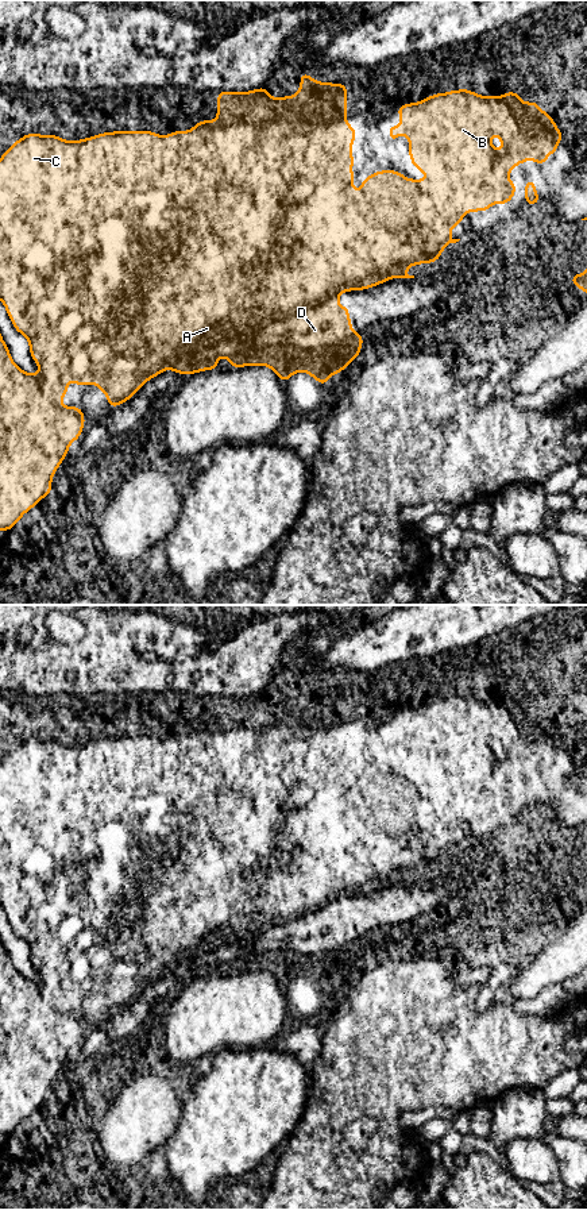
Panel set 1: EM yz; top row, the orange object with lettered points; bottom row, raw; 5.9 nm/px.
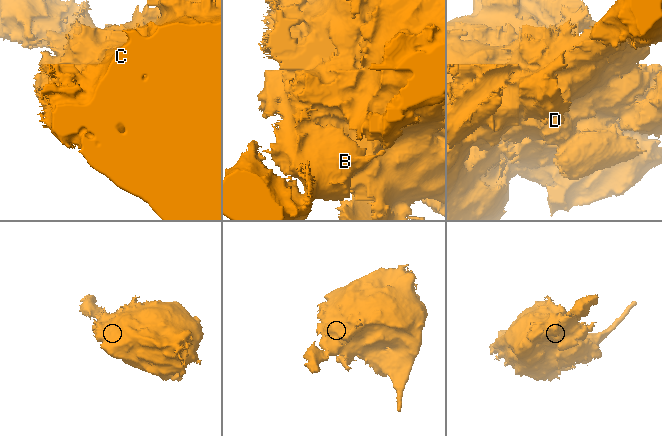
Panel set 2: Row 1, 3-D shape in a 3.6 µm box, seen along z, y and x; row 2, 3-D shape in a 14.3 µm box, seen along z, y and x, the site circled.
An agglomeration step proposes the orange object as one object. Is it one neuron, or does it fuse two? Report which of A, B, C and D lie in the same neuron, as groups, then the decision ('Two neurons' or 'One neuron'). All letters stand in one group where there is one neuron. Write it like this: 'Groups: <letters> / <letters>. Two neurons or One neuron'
Groups: A B C / D. Two neurons

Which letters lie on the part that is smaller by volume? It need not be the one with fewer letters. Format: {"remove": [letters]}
{"remove": ["D"]}

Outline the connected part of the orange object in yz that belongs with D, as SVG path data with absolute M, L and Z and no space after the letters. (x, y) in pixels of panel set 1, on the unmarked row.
M339 899L296 918L273 920L266 914L255 920L250 925L250 932L242 937L246 945L236 949L231 957L231 972L269 971L283 987L293 979L305 976L325 991L332 978L337 982L340 975L347 975L350 967L359 964L363 952L363 939L352 936L350 913L339 910Z

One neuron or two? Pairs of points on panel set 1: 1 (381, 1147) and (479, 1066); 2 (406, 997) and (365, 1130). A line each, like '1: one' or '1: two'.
1: one
2: two

